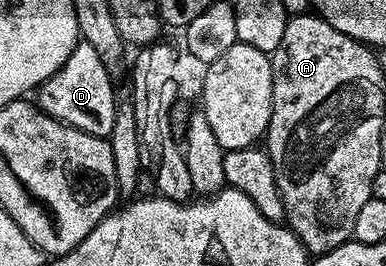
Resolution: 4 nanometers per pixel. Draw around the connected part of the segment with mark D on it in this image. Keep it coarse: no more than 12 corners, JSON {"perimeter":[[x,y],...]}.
{"perimeter":[[80,40],[39,86],[44,113],[110,138],[112,70]]}

